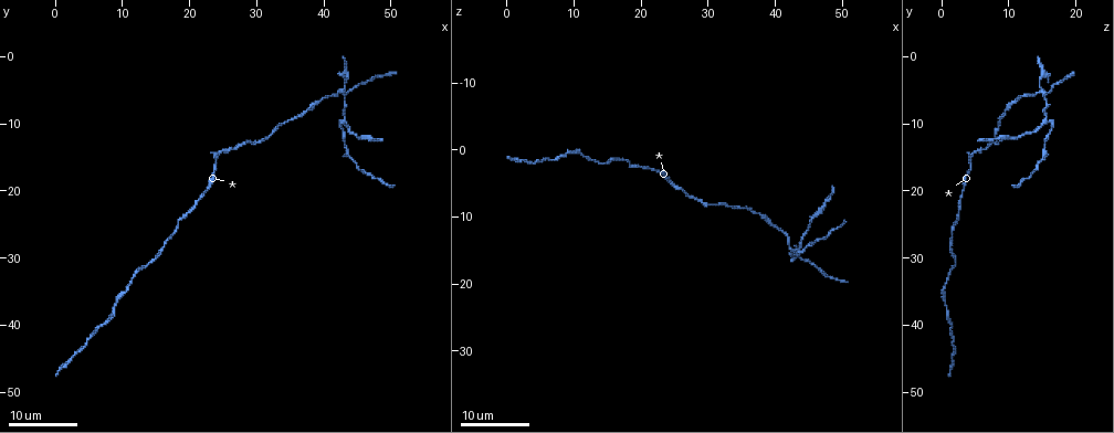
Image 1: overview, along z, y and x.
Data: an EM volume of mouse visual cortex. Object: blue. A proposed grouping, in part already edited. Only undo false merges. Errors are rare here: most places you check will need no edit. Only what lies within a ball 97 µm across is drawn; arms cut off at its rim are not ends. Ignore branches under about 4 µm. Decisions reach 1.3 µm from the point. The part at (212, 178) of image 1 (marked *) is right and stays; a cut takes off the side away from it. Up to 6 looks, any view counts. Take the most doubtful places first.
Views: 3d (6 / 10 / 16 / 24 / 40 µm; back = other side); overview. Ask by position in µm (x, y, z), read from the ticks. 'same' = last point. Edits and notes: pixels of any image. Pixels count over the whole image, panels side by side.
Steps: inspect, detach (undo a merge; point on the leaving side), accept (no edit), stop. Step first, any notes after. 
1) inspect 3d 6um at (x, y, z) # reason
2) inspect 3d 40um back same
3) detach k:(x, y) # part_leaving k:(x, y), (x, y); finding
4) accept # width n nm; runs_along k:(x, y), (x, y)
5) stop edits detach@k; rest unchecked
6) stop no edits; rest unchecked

inspect 3d 16um at (43.0, 5.0, 15.0) # four or more arms meet

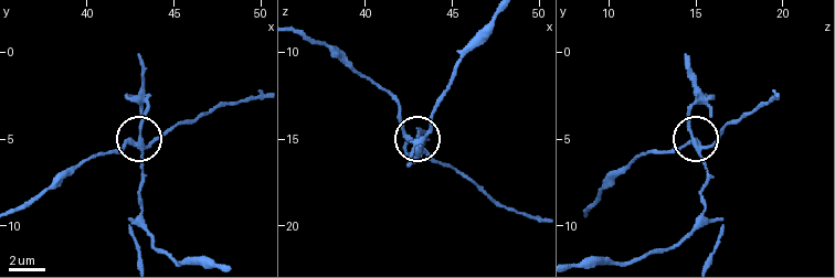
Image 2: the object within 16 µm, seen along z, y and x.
inspect 3d 10um at (43.1, 5.2, 15.0)

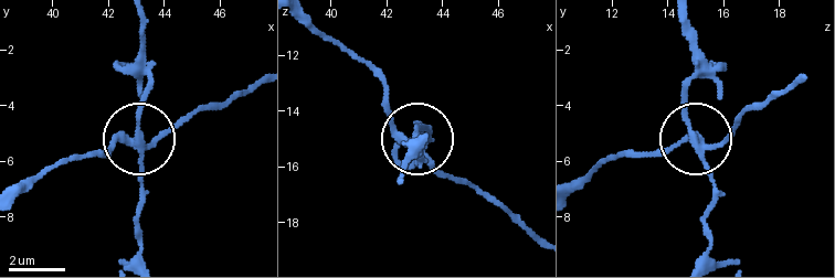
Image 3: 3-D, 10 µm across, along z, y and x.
inspect 3d 10um back at (43.1, 5.3, 15.1)

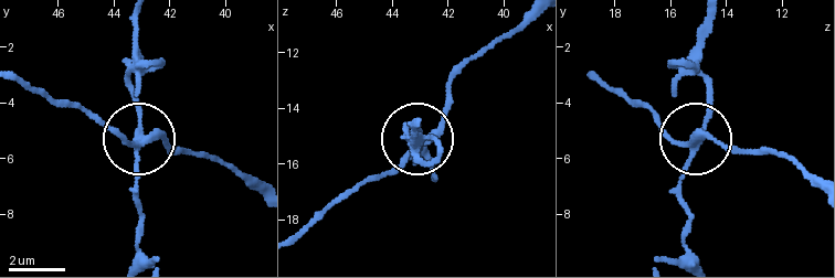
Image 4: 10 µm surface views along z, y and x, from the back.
detach 4:(136, 99) # part_leaving 4:(695, 143), (680, 183), (688, 226), (674, 259); two neurons meet here

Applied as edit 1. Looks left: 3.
inspect 3d 24um at (24.0, 15.0, 4.5) # sudden change in width

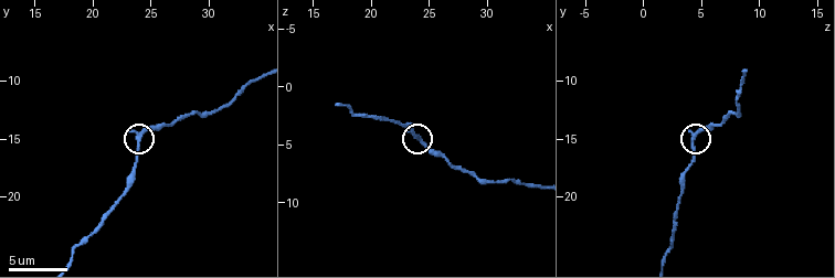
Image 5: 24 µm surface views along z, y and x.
inspect 3d 10um at (24.0, 14.8, 4.4)

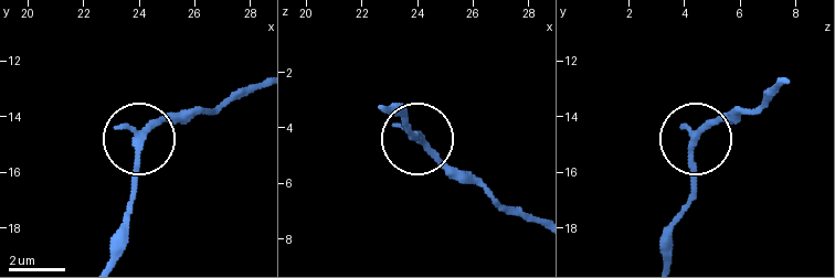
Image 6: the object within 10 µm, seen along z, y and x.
accept # runs_along 6:(123, 230), (139, 142), (185, 114); one neuron here

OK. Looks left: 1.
stop edits detach@4; rest unchecked

